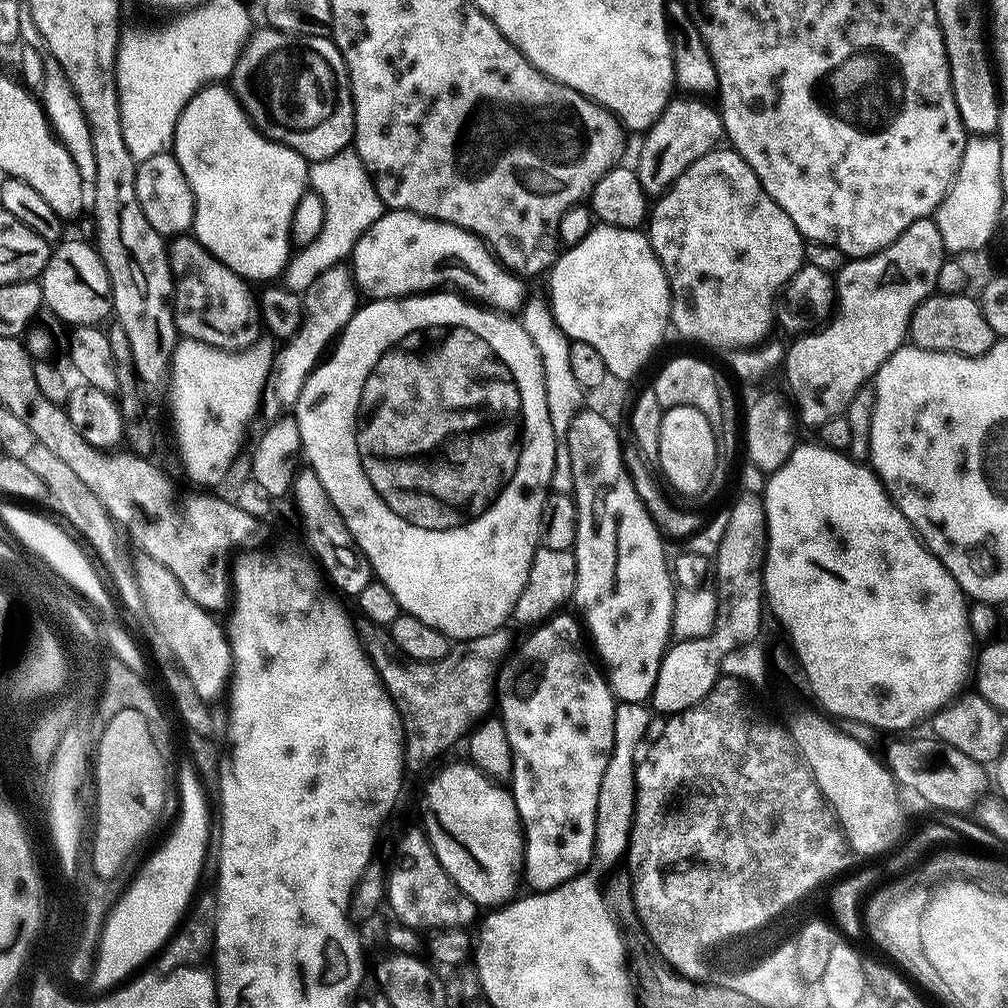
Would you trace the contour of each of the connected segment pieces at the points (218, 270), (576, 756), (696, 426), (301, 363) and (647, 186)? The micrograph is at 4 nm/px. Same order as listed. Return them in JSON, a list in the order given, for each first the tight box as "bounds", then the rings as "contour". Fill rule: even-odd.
[{"bounds":[167,234,258,350],"contour":[[[181,234],[171,237],[167,245],[168,265],[172,271],[172,316],[176,320],[176,330],[181,337],[189,340],[205,340],[208,344],[216,344],[229,350],[237,346],[246,346],[257,337],[256,320],[258,324],[258,300],[252,297],[249,281],[243,276],[234,274],[230,266],[223,264],[210,250],[206,250],[196,241],[195,235]]]},{"bounds":[498,614,618,892],"contour":[[[557,614],[544,621],[543,624],[533,627],[528,636],[528,641],[501,667],[498,677],[498,716],[504,722],[504,729],[512,747],[512,778],[510,791],[512,800],[520,815],[520,822],[524,834],[524,870],[522,873],[529,889],[537,892],[549,892],[551,888],[559,888],[572,882],[584,868],[591,862],[595,850],[595,812],[598,810],[598,792],[602,785],[602,776],[606,772],[608,760],[611,758],[612,747],[615,744],[614,720],[615,708],[618,703],[612,690],[608,686],[605,673],[594,663],[593,657],[583,652],[584,644],[580,641],[582,628],[577,617]]]},{"bounds":[654,406,718,498],"contour":[[[674,406],[663,409],[660,417],[658,450],[654,456],[655,459],[660,459],[660,468],[674,491],[691,498],[699,496],[714,473],[718,457],[716,439],[718,433],[711,429],[702,410],[694,410],[694,406]]]},{"bounds":[270,262,358,405],"contour":[[[340,262],[318,274],[318,278],[314,278],[312,285],[303,292],[303,323],[277,351],[276,363],[272,365],[270,392],[271,395],[272,392],[276,395],[278,403],[295,405],[302,386],[308,381],[308,375],[317,364],[321,363],[326,349],[339,337],[350,322],[350,318],[356,313],[358,307],[356,296],[358,297],[358,289],[356,281],[352,279],[351,267]],[[324,347],[326,347],[325,352]]]},{"bounds":[634,98,724,198],"contour":[[[700,98],[673,99],[664,107],[660,117],[653,122],[651,128],[643,133],[640,144],[640,157],[634,161],[634,167],[638,174],[638,182],[642,182],[642,190],[648,193],[649,197],[656,198],[667,192],[668,188],[685,172],[698,158],[702,158],[711,152],[713,148],[721,143],[724,136],[724,122],[720,118],[719,111],[708,104],[703,104]]]}]

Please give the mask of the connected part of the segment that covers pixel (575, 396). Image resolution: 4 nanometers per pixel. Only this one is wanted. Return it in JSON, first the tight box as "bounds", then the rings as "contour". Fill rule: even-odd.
{"bounds":[522,295,582,438],"contour":[[[529,295],[522,309],[522,323],[526,334],[530,334],[530,342],[538,350],[542,358],[542,370],[548,368],[546,381],[546,406],[550,410],[550,422],[554,426],[554,434],[558,438],[567,437],[568,426],[576,413],[581,409],[580,396],[582,389],[570,367],[570,341],[566,333],[560,329],[552,313],[551,303],[543,295]]]}

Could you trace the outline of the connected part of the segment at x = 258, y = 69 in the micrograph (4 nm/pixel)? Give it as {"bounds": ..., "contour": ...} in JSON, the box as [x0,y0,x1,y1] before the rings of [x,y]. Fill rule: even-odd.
{"bounds":[230,28,354,162],"contour":[[[258,28],[244,41],[230,77],[230,91],[244,108],[248,119],[269,140],[285,144],[309,162],[325,160],[345,151],[354,140],[352,87],[348,84],[344,56],[336,48],[336,43],[327,35],[293,36],[276,28]]]}

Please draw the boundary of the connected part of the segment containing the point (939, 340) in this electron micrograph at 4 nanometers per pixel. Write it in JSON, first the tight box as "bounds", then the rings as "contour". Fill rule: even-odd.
{"bounds":[908,296,997,356],"contour":[[[927,296],[914,310],[912,321],[908,327],[911,343],[917,348],[934,350],[935,352],[953,352],[963,356],[986,354],[990,346],[997,341],[994,330],[990,330],[990,322],[986,322],[986,314],[982,314],[979,299],[958,296]]]}

